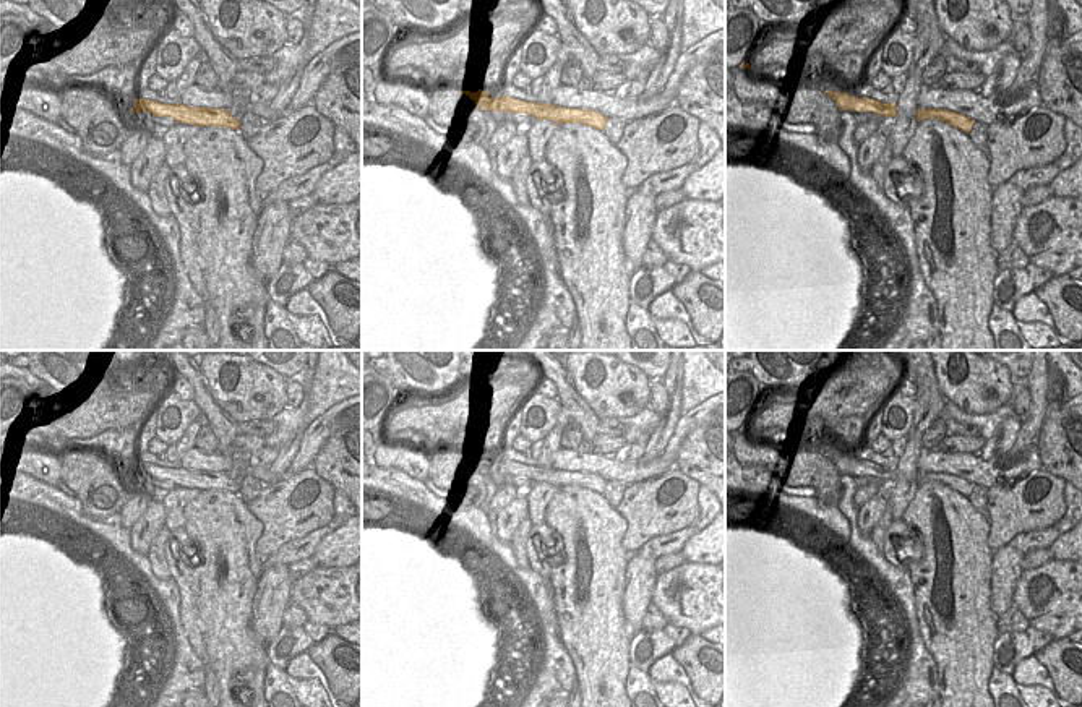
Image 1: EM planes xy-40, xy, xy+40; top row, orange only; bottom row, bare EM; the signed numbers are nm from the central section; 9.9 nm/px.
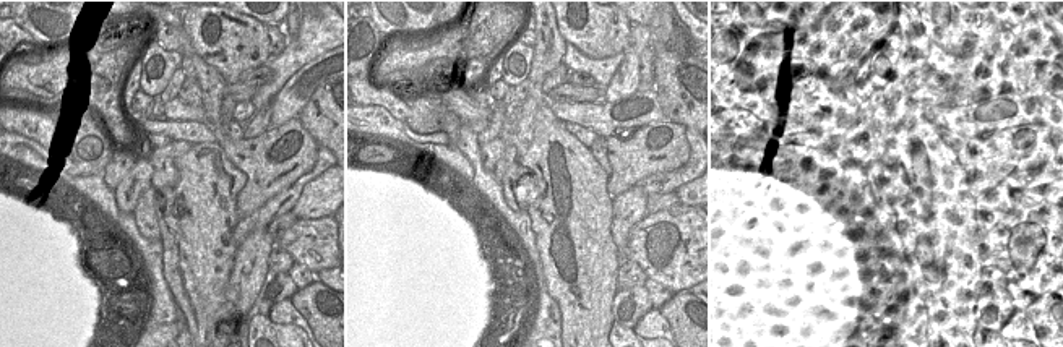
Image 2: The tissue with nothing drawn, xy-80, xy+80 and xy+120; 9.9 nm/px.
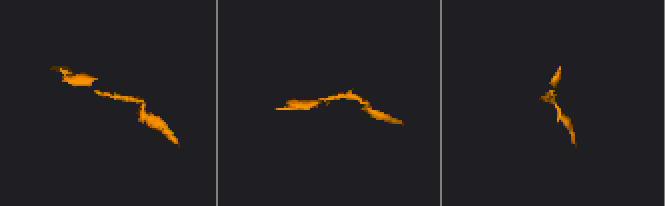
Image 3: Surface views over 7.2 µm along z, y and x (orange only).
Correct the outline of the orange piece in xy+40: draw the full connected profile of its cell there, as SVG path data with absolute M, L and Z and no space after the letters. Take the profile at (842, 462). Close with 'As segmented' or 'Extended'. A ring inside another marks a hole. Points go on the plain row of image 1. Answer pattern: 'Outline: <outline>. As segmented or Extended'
Outline: M826 454L840 473L857 473L857 475L873 475L874 478L894 480L895 482L895 465L884 467L876 462L863 459L861 462L852 461L848 456Z. As segmented

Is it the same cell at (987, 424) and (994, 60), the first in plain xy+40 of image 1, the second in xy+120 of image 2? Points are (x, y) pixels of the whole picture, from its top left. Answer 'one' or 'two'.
two

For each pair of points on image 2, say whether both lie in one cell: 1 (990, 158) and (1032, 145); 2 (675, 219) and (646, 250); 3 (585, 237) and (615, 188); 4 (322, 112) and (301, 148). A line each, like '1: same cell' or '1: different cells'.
1: same cell
2: same cell
3: different cells
4: different cells

